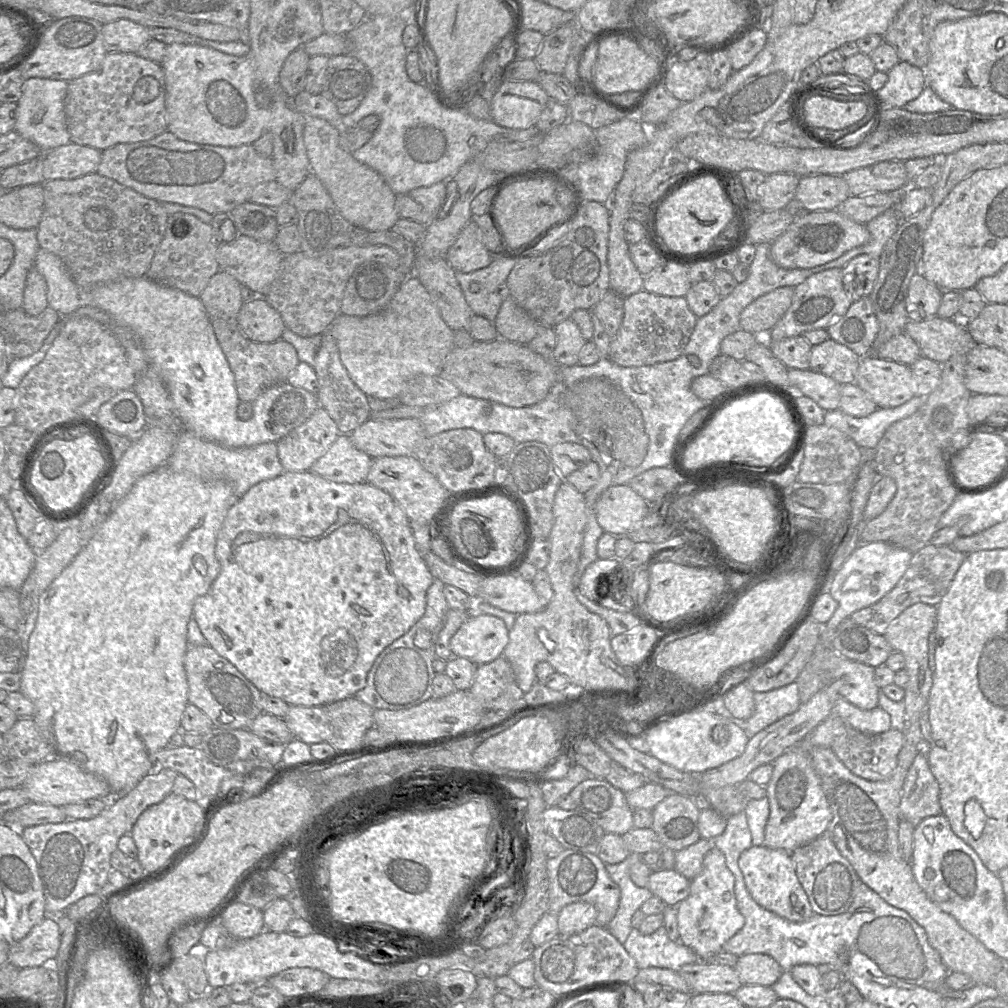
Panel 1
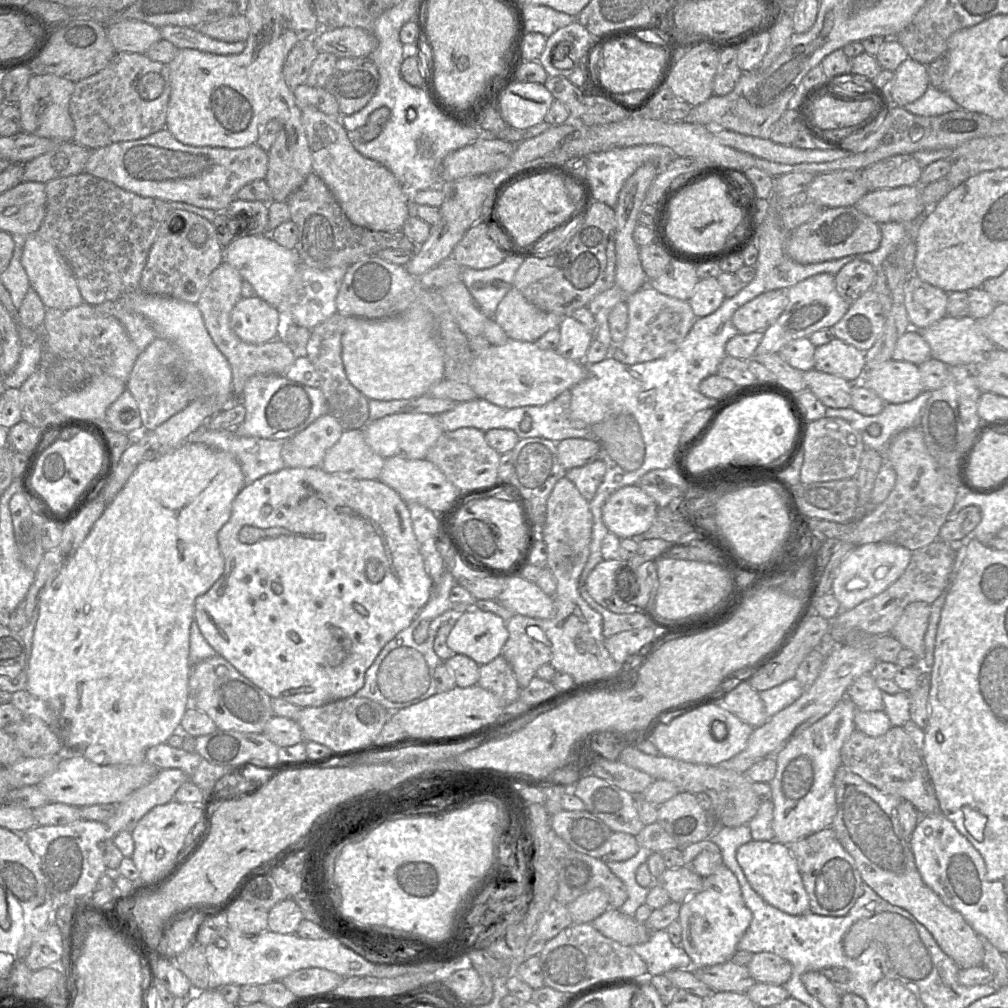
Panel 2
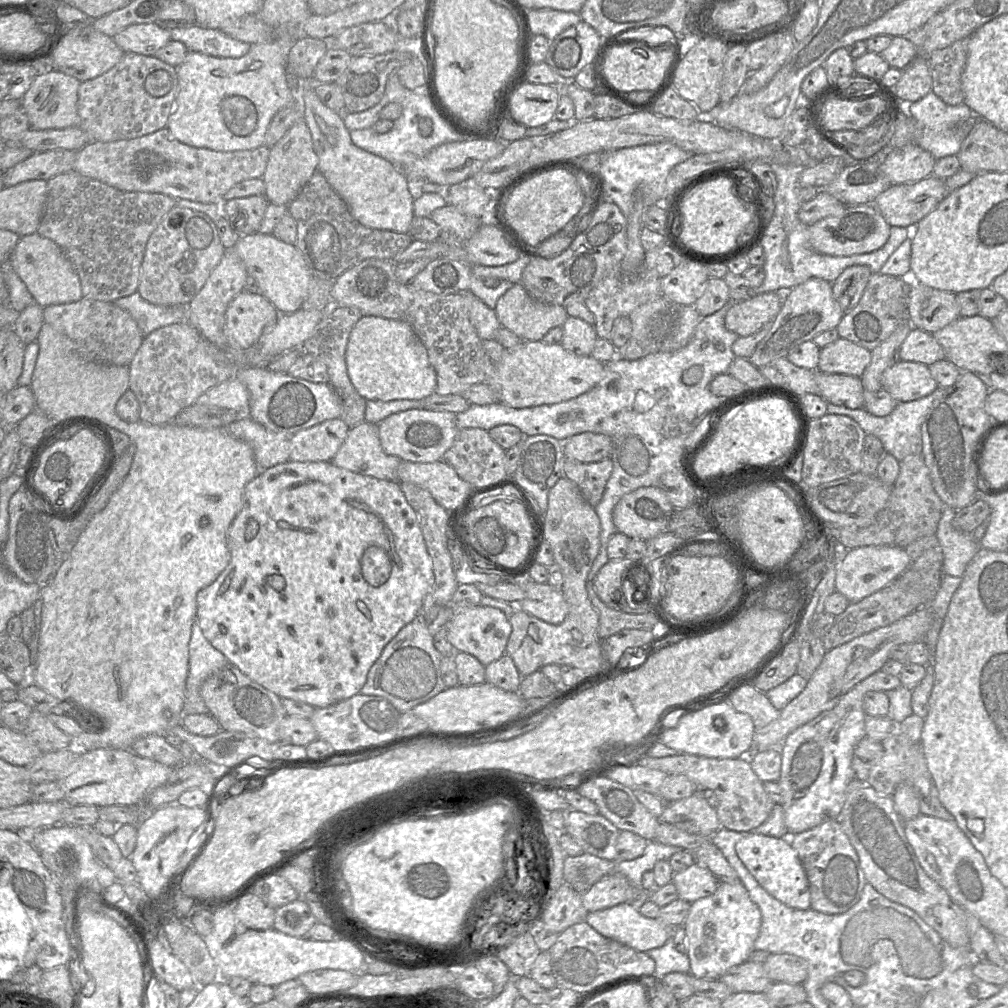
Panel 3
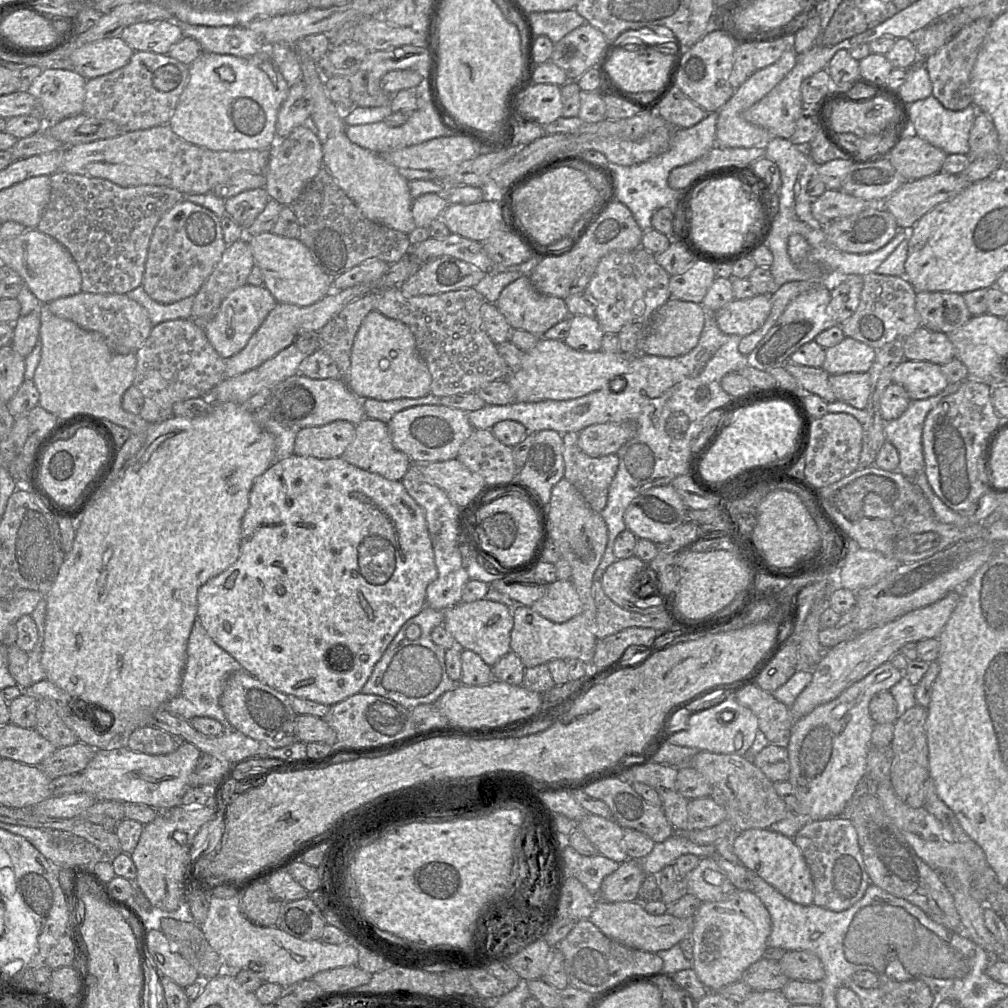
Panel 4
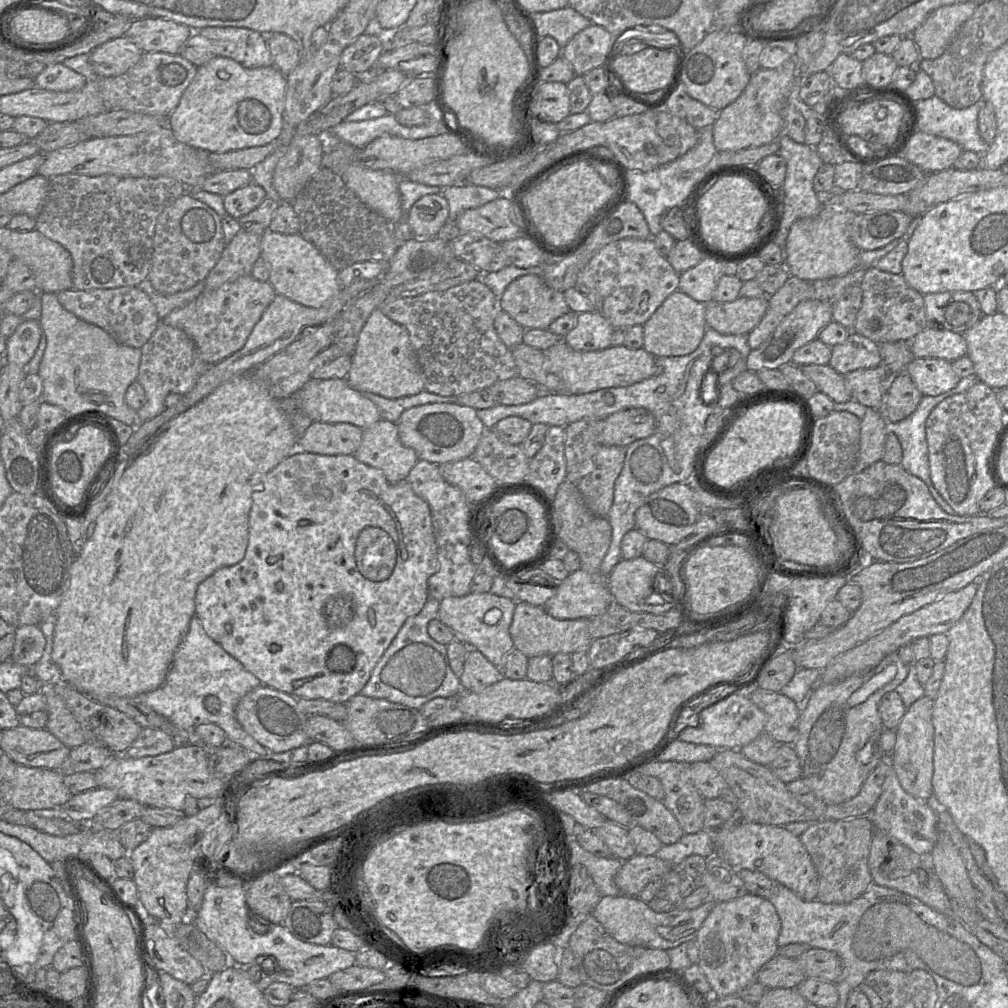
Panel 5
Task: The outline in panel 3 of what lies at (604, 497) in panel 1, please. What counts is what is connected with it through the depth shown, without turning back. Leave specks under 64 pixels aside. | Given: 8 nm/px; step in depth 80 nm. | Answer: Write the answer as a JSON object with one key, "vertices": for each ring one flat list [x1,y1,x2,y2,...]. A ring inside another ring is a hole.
{"vertices":[[656,486,641,487,619,500,612,520,617,532,630,539,647,541,667,531,673,511,662,489]]}

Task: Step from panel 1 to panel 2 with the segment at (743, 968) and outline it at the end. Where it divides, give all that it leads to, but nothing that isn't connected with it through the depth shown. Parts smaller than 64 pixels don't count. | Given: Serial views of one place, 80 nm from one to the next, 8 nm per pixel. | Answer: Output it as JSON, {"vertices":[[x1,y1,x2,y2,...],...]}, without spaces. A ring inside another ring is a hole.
{"vertices":[[770,952,755,953,747,967,757,983,783,985,792,975,791,963]]}

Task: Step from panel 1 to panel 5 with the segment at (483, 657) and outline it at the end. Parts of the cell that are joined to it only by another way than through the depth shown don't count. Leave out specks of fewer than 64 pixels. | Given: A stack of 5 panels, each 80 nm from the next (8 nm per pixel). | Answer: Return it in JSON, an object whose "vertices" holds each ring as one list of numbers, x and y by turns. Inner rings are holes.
{"vertices":[[468,593,461,597,447,597,440,601,439,620,449,627,454,638,469,648,480,651,492,664,500,667,505,657,514,649,509,627,515,608,513,599,487,593]]}

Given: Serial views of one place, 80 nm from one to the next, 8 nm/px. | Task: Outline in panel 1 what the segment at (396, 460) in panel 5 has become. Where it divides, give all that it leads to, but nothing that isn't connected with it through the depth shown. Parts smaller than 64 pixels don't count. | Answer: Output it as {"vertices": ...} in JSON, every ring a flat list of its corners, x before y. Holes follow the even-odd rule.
{"vertices":[[340,434,308,471,336,483,363,483,367,481,372,461,352,444,348,434]]}

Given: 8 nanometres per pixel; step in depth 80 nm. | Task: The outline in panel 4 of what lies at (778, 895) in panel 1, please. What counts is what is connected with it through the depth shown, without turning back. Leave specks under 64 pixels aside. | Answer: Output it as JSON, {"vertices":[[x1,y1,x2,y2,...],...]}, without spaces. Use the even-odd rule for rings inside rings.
{"vertices":[[749,829,738,834,733,848,746,869,756,873,787,899,804,906,814,904,811,872,793,839,770,829]]}

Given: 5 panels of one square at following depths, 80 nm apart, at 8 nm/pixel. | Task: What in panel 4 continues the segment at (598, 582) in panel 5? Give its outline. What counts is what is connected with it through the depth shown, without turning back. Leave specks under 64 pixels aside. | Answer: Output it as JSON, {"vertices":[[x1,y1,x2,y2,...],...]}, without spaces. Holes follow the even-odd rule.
{"vertices":[[556,580,531,608,554,623,564,623,582,612,582,602,571,580]]}

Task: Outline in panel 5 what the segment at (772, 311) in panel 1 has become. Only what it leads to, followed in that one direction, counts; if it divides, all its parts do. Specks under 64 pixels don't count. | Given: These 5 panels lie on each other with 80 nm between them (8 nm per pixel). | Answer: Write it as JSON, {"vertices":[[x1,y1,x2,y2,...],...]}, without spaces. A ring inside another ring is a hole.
{"vertices":[[738,297,732,302,706,304,706,326,722,335,748,335,761,321,768,297]]}

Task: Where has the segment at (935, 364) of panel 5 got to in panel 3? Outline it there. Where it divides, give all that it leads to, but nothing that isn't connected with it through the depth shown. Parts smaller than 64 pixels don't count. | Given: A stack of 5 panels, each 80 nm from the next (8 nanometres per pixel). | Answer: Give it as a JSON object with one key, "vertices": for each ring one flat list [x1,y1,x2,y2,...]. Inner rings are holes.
{"vertices":[[902,360,883,372,881,385,898,402,920,399,938,388,927,365]]}

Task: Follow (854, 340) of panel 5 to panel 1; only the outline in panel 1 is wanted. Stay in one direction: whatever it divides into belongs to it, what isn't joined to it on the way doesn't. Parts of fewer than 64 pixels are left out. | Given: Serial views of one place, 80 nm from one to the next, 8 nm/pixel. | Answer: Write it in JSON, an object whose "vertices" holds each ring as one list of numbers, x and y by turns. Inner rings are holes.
{"vertices":[[827,339,811,347,809,369,839,384,854,383,860,357,848,347]]}

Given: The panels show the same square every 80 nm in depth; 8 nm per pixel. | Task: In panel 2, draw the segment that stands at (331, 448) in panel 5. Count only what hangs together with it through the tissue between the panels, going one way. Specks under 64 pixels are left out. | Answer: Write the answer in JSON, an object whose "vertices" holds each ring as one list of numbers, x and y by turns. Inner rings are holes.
{"vertices":[[326,413,304,430,284,441,281,456,286,467,312,468,321,465,326,452,345,430,334,416]]}

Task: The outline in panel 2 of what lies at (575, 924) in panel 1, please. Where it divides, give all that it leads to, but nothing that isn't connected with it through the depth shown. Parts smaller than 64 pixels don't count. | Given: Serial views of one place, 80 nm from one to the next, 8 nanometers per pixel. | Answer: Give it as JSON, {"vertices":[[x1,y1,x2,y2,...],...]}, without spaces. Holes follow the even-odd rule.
{"vertices":[[594,888,567,905,574,924,588,923,610,908,608,893,602,888]]}

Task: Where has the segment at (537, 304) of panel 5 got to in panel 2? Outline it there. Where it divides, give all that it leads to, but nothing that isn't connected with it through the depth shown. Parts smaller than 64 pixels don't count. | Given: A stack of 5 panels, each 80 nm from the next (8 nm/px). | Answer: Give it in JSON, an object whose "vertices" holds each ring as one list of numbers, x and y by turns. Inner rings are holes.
{"vertices":[[511,288,497,306,493,319,510,340,534,343,547,331,558,329,563,317,540,310]]}

